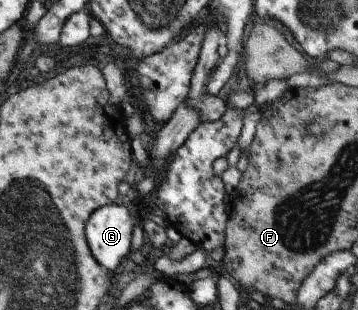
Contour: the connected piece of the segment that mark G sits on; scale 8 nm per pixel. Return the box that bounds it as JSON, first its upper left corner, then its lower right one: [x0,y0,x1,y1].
[86,204,133,271]

